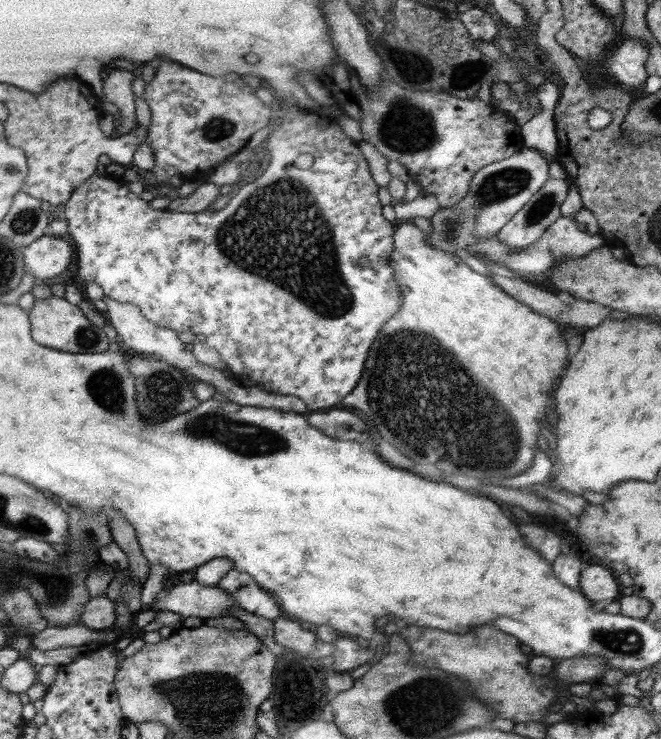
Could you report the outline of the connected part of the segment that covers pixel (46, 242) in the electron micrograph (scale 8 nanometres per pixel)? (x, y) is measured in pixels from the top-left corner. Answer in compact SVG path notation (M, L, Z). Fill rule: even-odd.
M46 234L23 247L25 274L48 280L62 274L72 261L72 245L66 238Z

